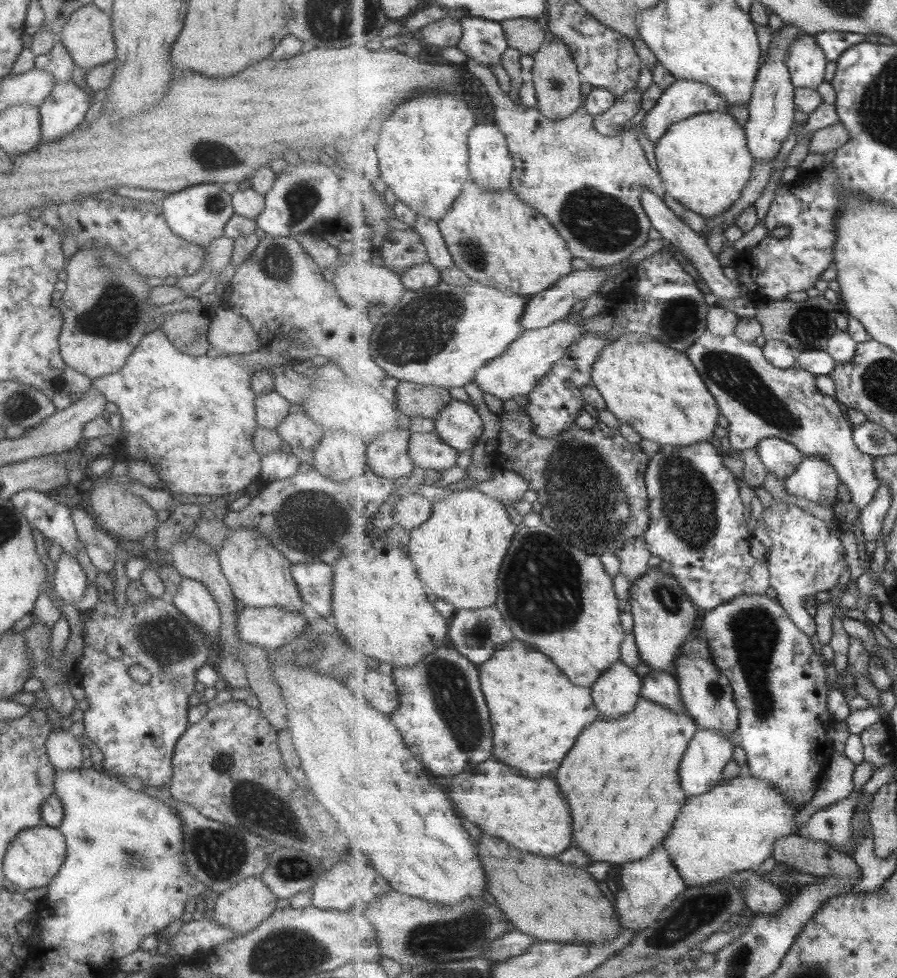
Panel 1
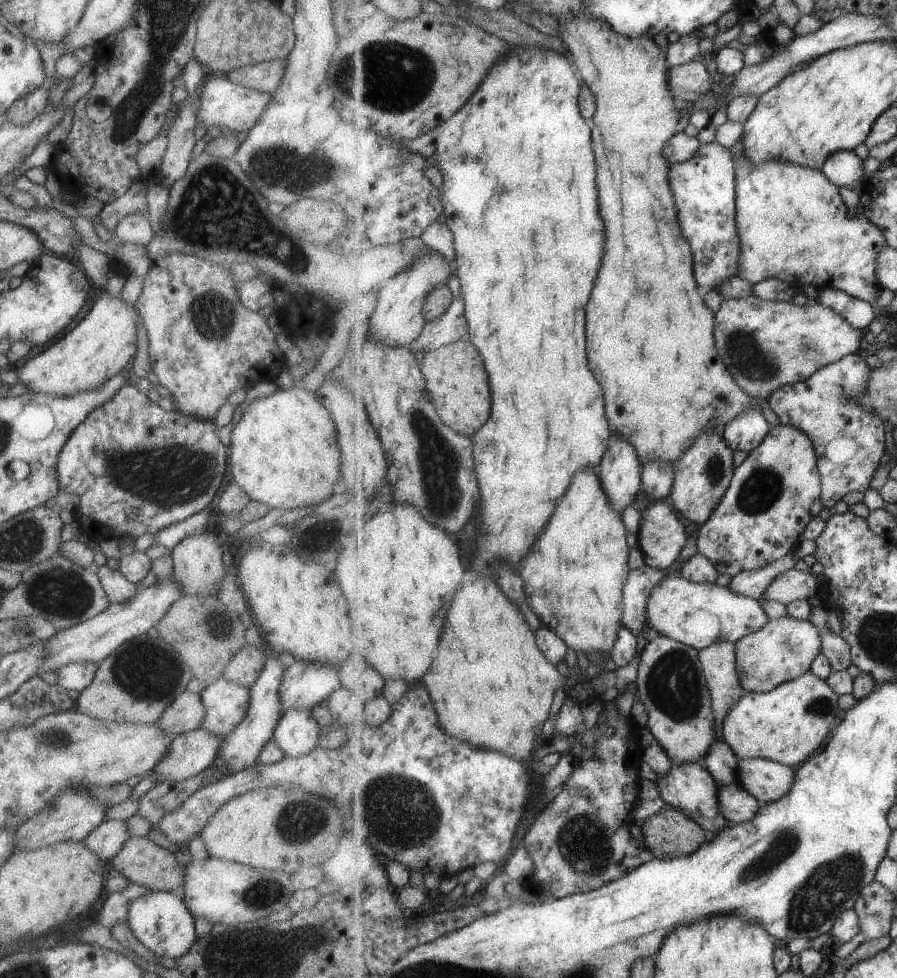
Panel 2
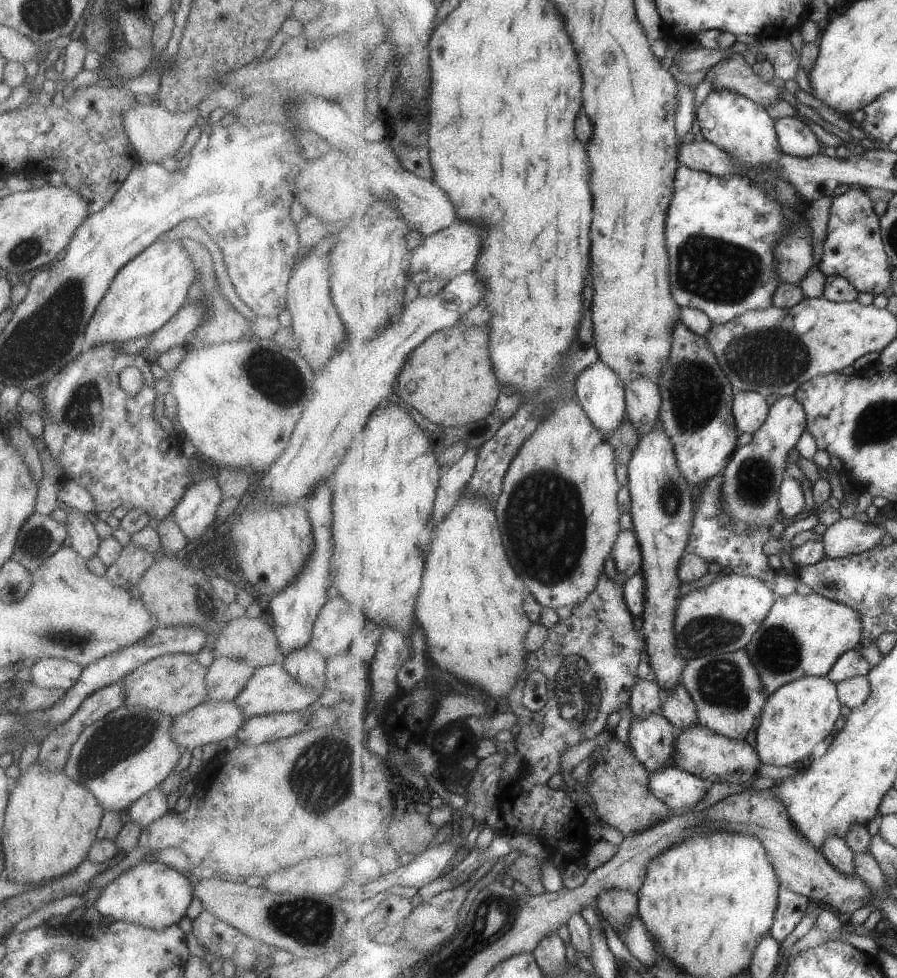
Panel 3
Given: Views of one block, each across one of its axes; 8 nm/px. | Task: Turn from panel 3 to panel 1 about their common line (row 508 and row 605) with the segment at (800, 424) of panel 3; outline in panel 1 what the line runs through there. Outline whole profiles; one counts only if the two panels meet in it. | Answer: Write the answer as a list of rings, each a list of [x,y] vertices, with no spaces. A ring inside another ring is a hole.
[[[744,595],[727,604],[706,611],[702,620],[704,638],[712,649],[713,661],[732,681],[734,697],[740,708],[738,736],[745,750],[752,776],[776,784],[793,805],[812,802],[823,772],[836,753],[827,738],[833,722],[828,707],[827,673],[821,658],[815,654],[811,637],[805,634],[777,599],[765,595]]]

